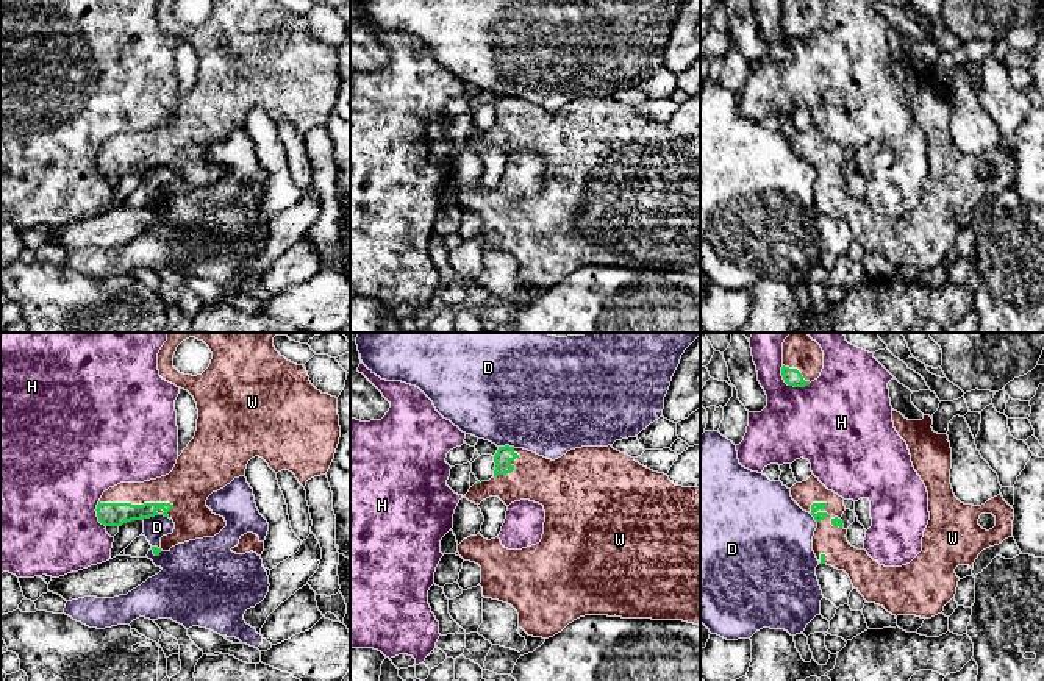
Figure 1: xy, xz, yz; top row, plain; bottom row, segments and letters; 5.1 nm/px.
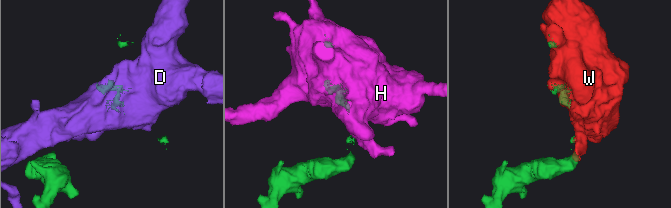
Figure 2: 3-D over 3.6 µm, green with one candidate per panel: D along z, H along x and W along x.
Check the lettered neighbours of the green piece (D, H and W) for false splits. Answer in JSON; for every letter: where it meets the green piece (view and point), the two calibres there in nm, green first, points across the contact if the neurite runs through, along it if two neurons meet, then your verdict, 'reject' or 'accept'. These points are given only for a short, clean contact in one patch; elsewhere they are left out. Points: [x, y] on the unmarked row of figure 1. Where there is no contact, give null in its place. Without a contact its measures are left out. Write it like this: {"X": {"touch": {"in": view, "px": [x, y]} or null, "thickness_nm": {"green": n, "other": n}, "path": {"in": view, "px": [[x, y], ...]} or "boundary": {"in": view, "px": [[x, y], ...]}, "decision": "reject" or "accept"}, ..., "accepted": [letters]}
{"D": {"touch": {"in": "xy", "px": [157, 164]}, "thickness_nm": {"green": 130, "other": 120}, "decision": "reject"}, "H": {"touch": {"in": "yz", "px": [791, 35]}, "thickness_nm": {"green": 90, "other": 420}, "decision": "reject"}, "W": {"touch": {"in": "xy", "px": [144, 153]}, "thickness_nm": {"green": 130, "other": 240}, "decision": "accept"}, "accepted": ["W"]}

